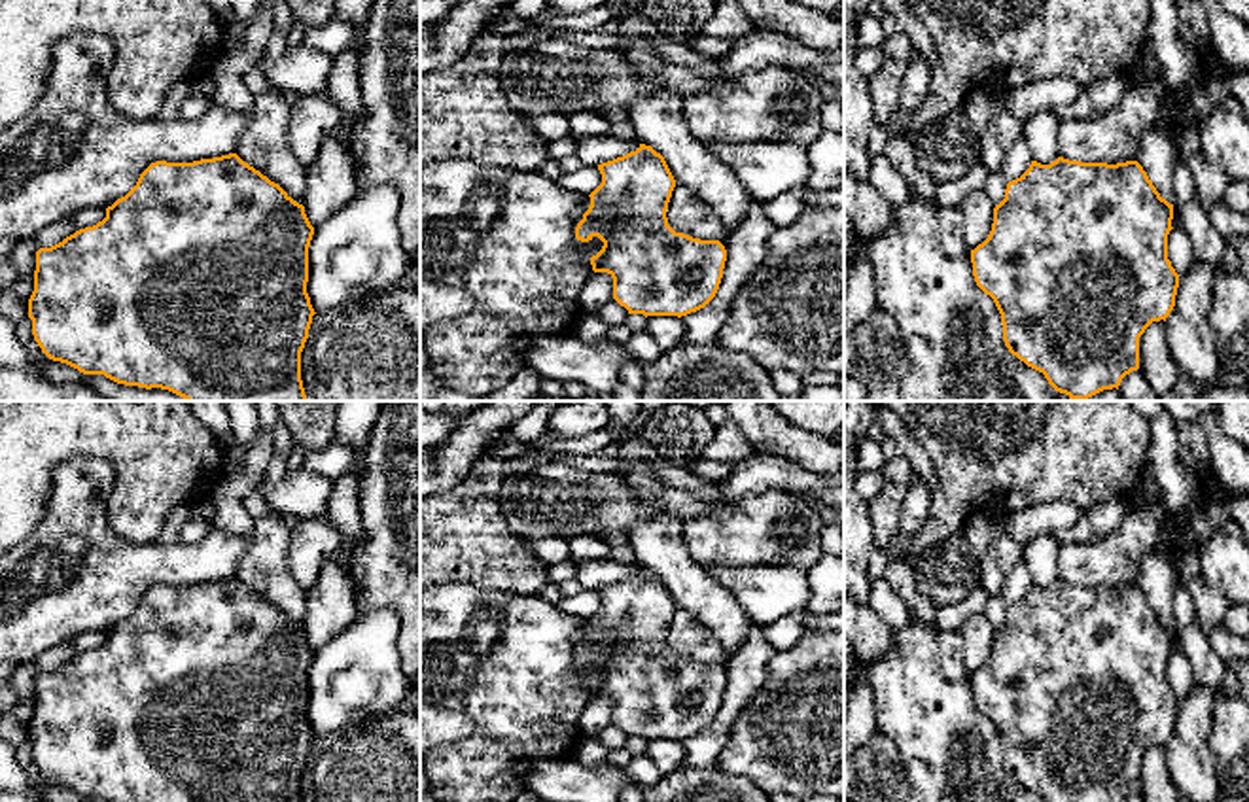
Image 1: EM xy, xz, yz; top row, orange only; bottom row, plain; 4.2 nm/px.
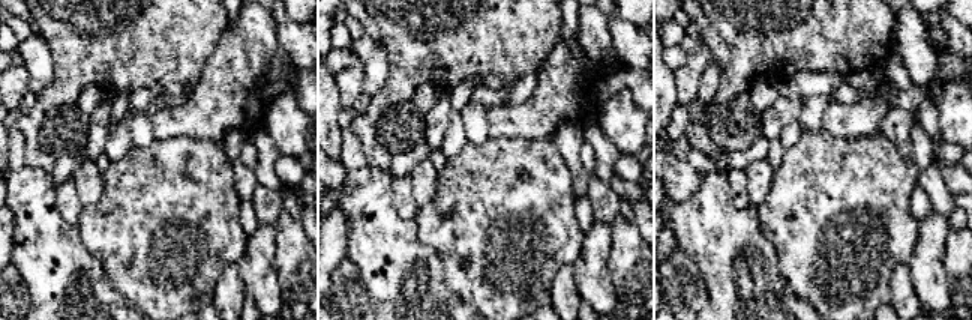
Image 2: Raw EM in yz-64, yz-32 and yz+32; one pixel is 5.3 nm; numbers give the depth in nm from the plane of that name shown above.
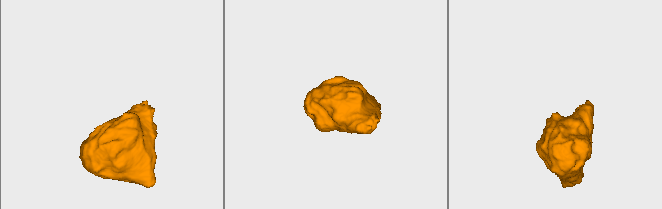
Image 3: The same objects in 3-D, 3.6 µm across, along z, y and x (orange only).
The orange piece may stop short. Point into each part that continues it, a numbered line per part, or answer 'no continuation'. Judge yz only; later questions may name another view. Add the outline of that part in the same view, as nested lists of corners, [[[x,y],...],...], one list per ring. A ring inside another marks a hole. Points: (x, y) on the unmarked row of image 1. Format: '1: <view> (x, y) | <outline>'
no continuation

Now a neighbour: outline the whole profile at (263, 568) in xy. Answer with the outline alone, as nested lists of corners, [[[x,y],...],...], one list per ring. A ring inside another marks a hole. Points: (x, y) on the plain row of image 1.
[[[278,511],[254,518],[250,547],[235,577],[303,628],[305,590],[288,567],[290,535],[291,530]]]

